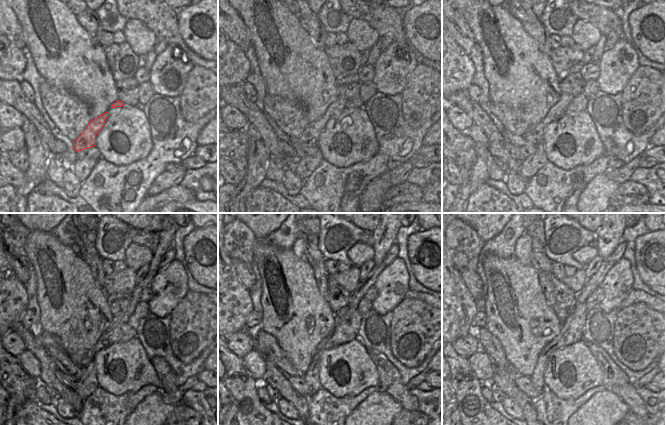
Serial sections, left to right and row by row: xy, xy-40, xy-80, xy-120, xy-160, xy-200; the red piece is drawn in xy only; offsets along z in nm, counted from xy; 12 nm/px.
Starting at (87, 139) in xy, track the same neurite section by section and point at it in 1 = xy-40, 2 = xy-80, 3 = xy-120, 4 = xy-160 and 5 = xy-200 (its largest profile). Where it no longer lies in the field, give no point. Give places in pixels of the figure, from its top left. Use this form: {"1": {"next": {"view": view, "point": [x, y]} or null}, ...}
{"1": {"next": {"view": "xy-40", "point": [310, 137]}}, "2": {"next": {"view": "xy-80", "point": [534, 135]}}, "3": {"next": {"view": "xy-120", "point": [120, 318]}}, "4": {"next": {"view": "xy-160", "point": [356, 297]}}, "5": {"next": {"view": "xy-200", "point": [595, 280]}}}

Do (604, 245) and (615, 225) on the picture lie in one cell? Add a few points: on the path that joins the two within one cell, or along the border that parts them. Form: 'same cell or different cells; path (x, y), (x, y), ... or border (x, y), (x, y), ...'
same cell; path (602, 240), (610, 230)

